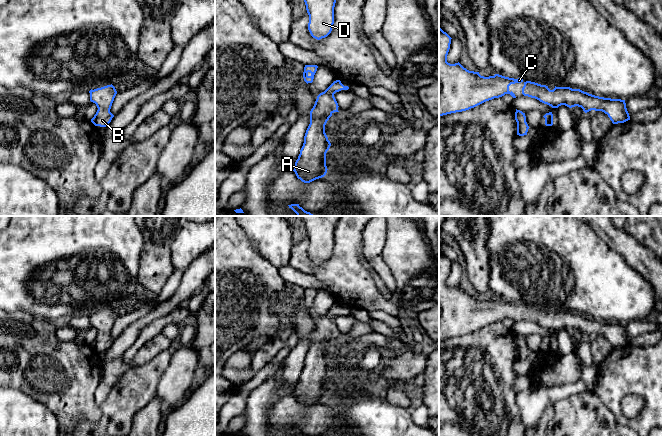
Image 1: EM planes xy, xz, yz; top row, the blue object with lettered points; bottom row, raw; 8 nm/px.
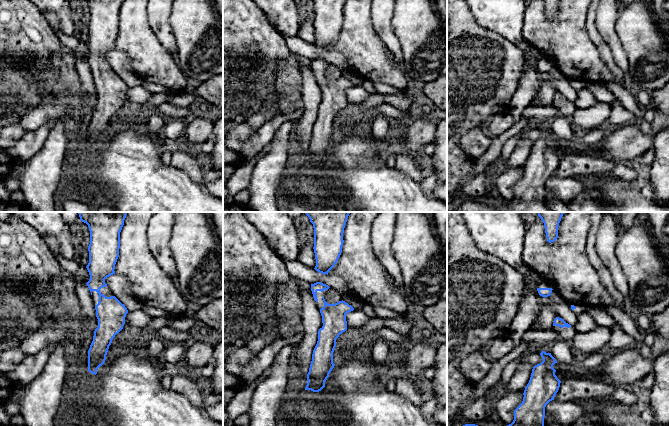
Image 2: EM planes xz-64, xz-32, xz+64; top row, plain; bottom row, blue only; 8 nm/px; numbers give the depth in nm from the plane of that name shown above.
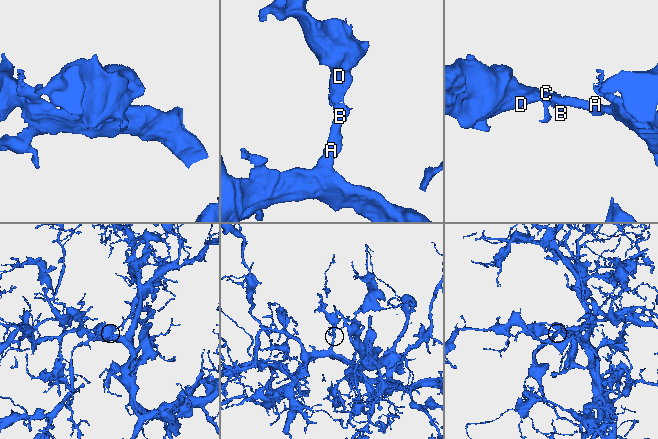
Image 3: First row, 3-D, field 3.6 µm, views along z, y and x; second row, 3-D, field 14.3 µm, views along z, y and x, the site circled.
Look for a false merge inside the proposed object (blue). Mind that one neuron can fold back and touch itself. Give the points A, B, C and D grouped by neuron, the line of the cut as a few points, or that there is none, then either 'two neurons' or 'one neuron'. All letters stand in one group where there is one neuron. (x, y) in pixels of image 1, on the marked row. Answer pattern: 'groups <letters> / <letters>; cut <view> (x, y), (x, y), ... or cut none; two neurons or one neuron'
groups A B C D; cut none; one neuron

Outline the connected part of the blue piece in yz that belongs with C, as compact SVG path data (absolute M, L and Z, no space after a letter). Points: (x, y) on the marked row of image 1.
M439 27L439 117L469 110L486 101L502 97L505 94L510 94L513 98L516 98L515 94L509 91L509 86L523 82L522 94L524 96L535 98L552 108L565 105L569 108L575 106L581 107L585 113L591 110L602 111L608 115L613 124L624 123L630 120L625 100L599 97L570 87L555 86L553 90L550 90L546 85L531 81L524 82L521 78L514 79L499 74L484 77L481 76L479 72L467 70L459 62L450 64L447 62L447 55L450 49L451 39L452 38Z

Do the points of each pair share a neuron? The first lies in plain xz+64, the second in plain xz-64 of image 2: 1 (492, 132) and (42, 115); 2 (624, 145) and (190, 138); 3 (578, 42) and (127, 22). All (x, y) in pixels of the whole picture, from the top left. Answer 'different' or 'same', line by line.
1: different
2: same
3: same

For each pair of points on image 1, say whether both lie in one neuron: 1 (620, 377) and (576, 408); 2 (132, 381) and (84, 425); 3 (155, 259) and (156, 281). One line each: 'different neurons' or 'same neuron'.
1: different neurons
2: same neuron
3: same neuron

